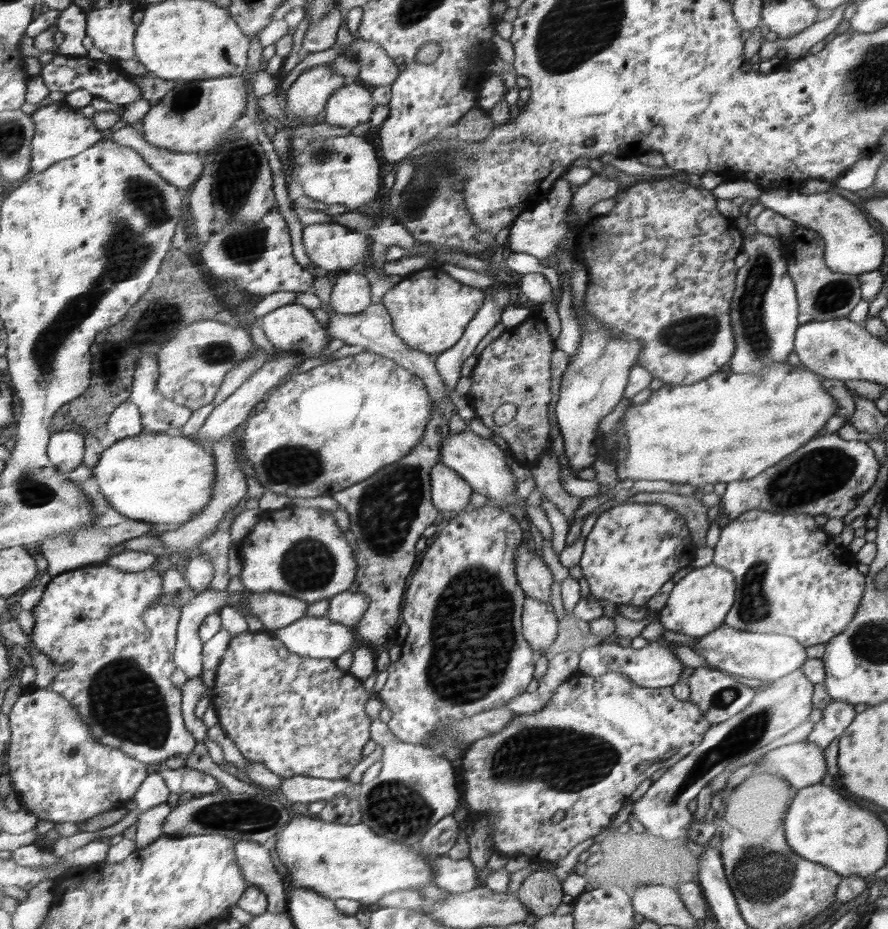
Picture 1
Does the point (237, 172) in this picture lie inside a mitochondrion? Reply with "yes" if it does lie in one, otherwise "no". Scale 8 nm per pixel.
yes

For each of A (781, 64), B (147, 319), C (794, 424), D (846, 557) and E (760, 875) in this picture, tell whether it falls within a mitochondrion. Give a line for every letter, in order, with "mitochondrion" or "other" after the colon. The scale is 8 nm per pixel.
A: other
B: mitochondrion
C: other
D: other
E: mitochondrion

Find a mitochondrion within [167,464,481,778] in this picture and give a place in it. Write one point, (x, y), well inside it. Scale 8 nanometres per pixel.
(308, 565)

